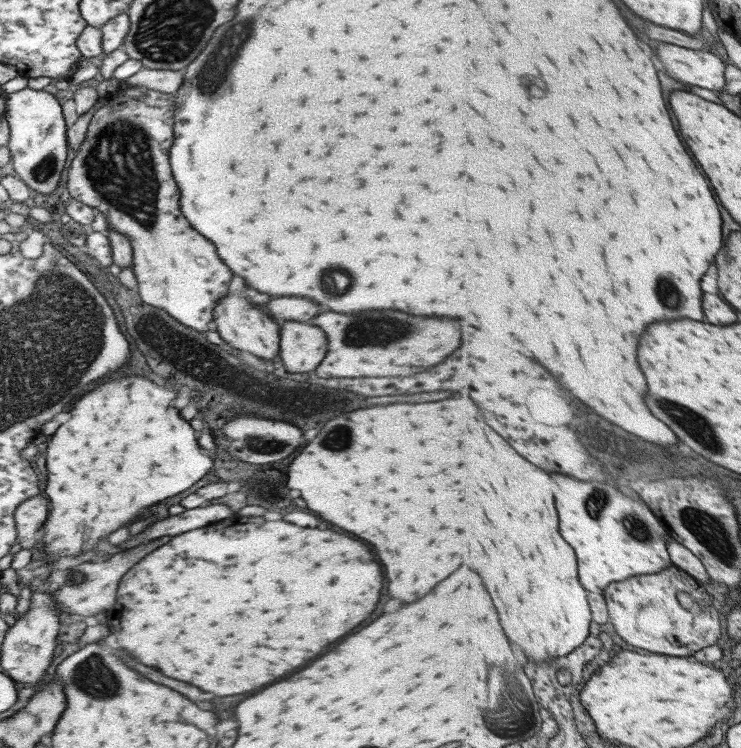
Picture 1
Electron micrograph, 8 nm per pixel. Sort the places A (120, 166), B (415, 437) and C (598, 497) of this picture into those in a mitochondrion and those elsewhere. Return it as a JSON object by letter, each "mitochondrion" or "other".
{"A":"mitochondrion","B":"other","C":"mitochondrion"}

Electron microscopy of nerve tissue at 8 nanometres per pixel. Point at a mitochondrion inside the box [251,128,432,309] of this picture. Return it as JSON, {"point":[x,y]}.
{"point":[341,272]}

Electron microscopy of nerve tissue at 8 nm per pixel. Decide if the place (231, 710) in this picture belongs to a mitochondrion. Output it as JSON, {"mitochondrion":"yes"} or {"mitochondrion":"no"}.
{"mitochondrion":"no"}

